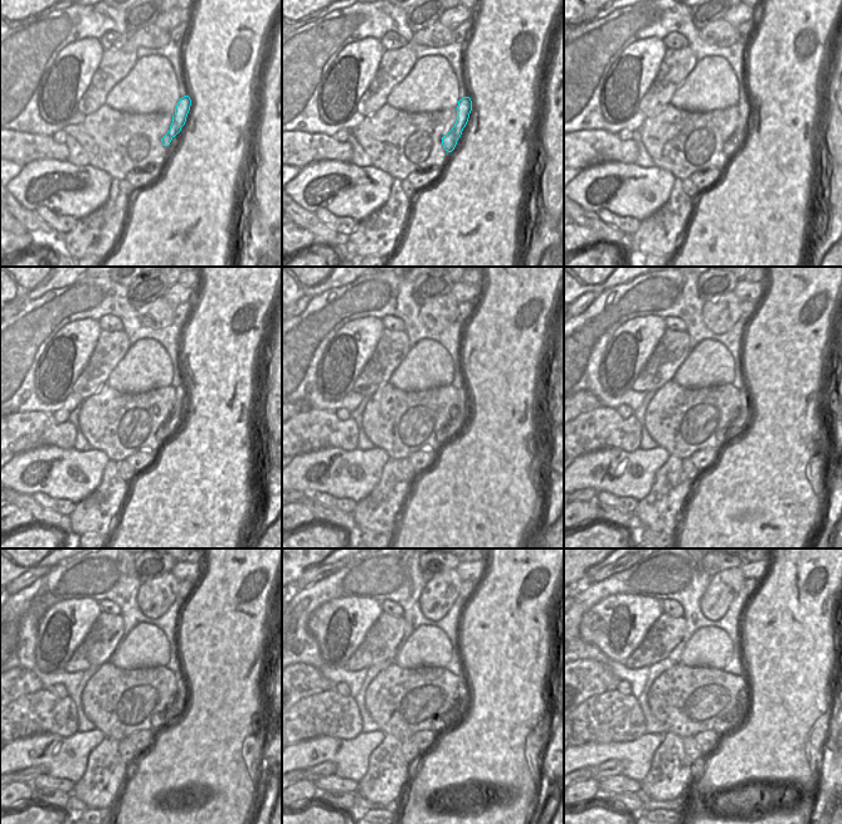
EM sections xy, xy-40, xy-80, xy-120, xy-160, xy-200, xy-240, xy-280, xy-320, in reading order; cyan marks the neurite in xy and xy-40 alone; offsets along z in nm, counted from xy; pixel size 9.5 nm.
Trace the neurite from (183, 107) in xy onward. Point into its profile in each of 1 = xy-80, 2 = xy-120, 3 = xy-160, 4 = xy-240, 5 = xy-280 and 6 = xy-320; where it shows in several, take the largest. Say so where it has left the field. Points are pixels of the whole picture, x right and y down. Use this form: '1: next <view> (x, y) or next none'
1: next xy-80 (730, 146)
2: next xy-120 (169, 425)
3: next xy-160 (454, 424)
4: next xy-240 (176, 705)
5: next xy-280 (460, 703)
6: next xy-320 (724, 723)

